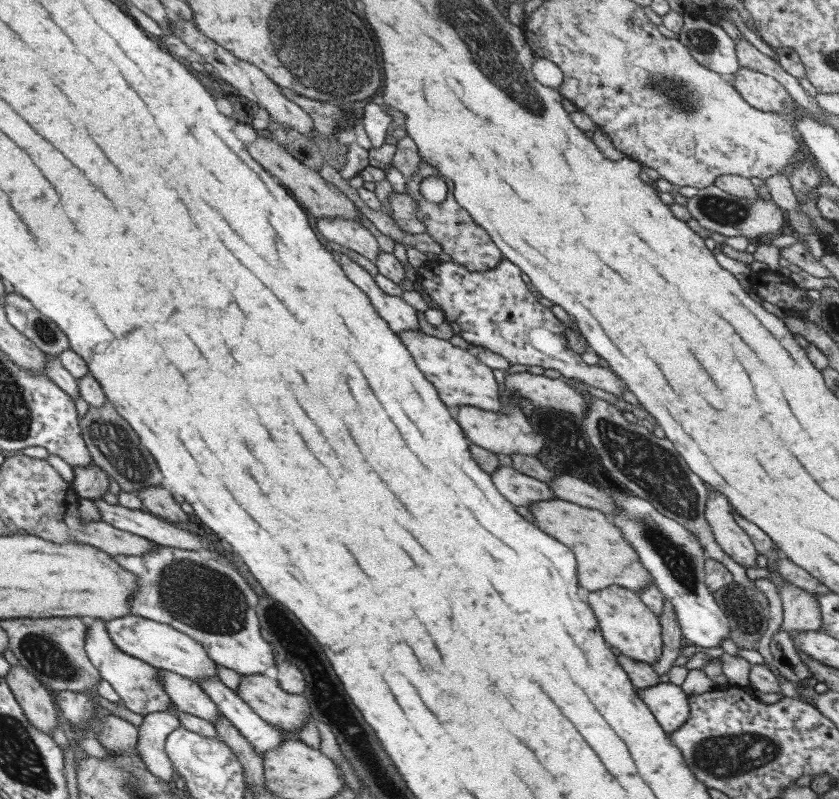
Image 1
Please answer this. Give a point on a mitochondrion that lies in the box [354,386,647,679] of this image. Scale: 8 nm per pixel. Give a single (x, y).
(567, 448)

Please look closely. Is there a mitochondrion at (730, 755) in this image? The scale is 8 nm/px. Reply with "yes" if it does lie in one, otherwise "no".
yes

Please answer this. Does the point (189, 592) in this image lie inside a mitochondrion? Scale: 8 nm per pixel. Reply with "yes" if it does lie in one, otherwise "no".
yes

